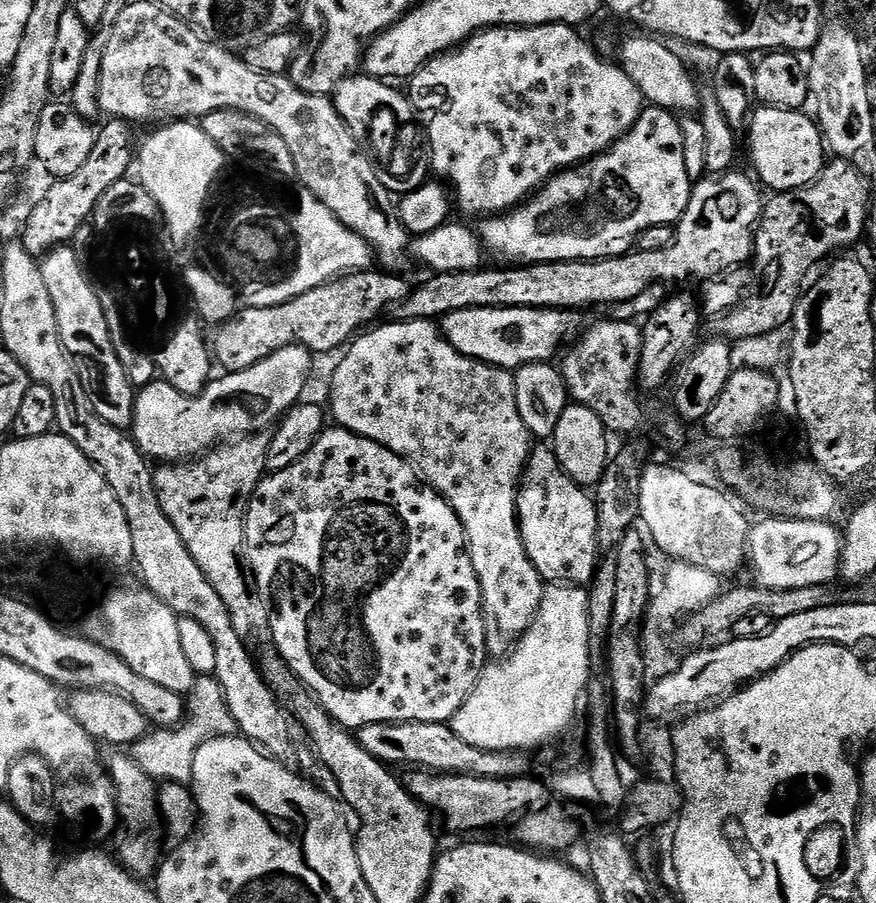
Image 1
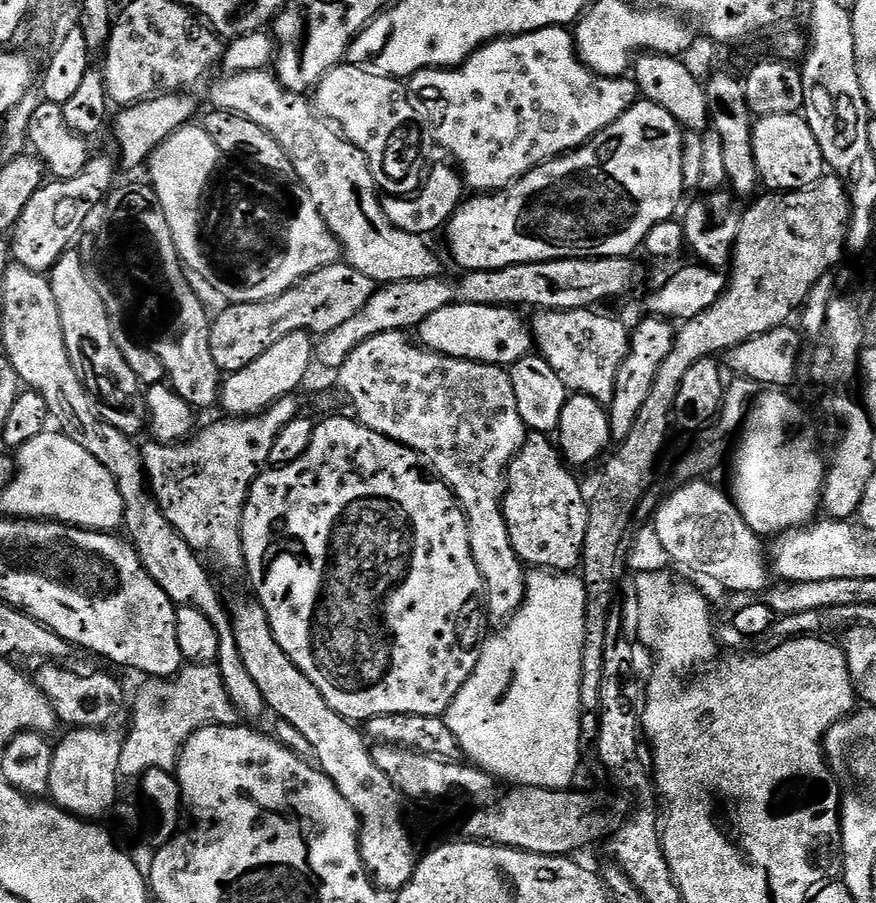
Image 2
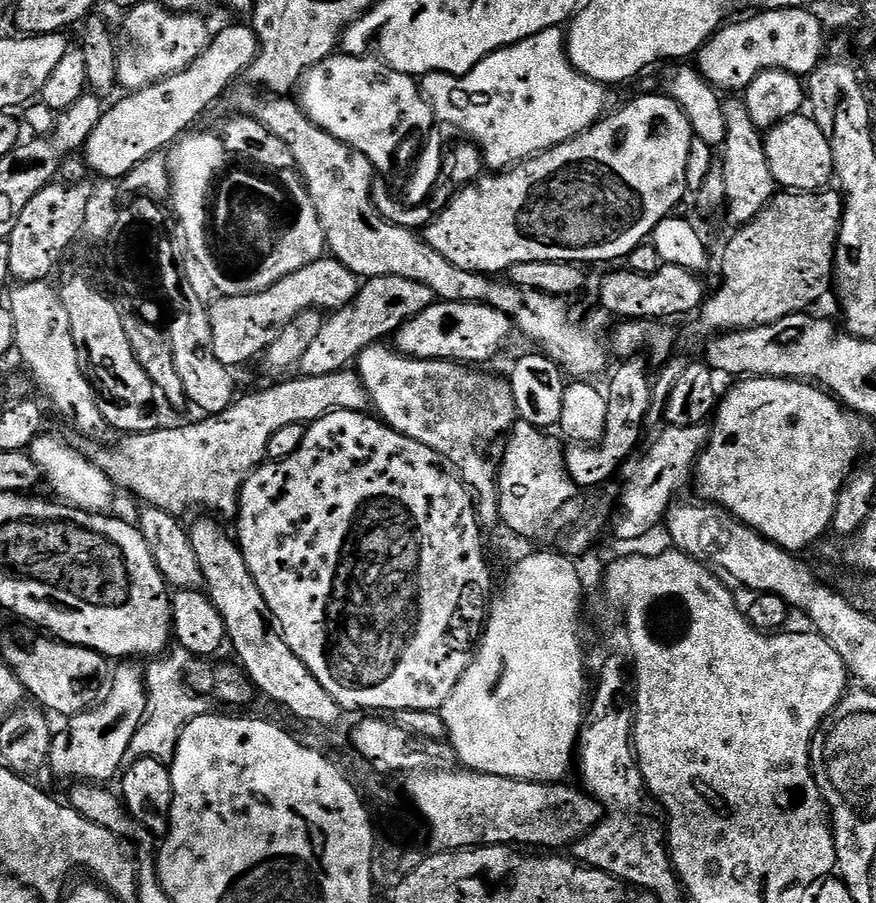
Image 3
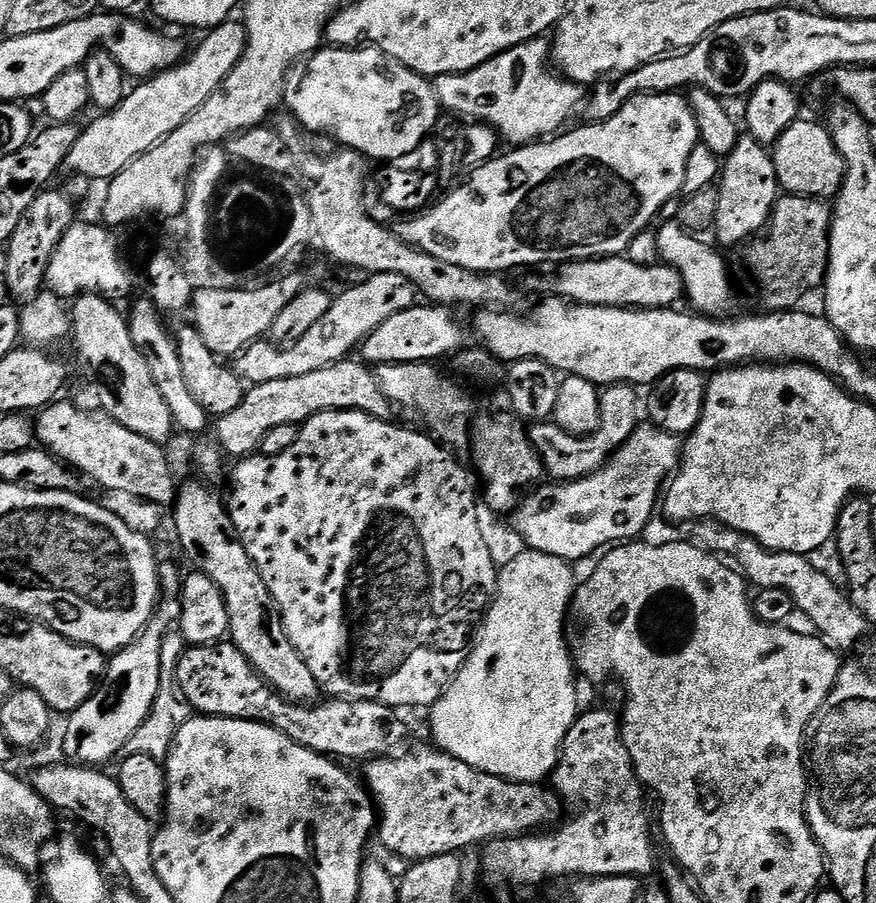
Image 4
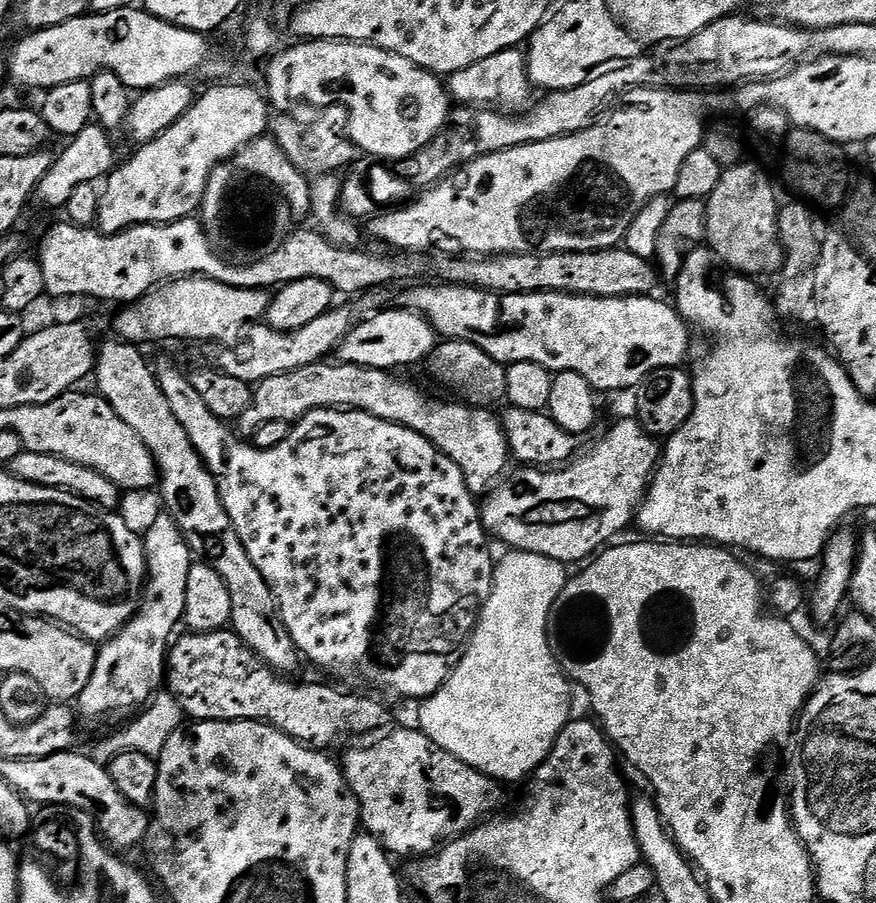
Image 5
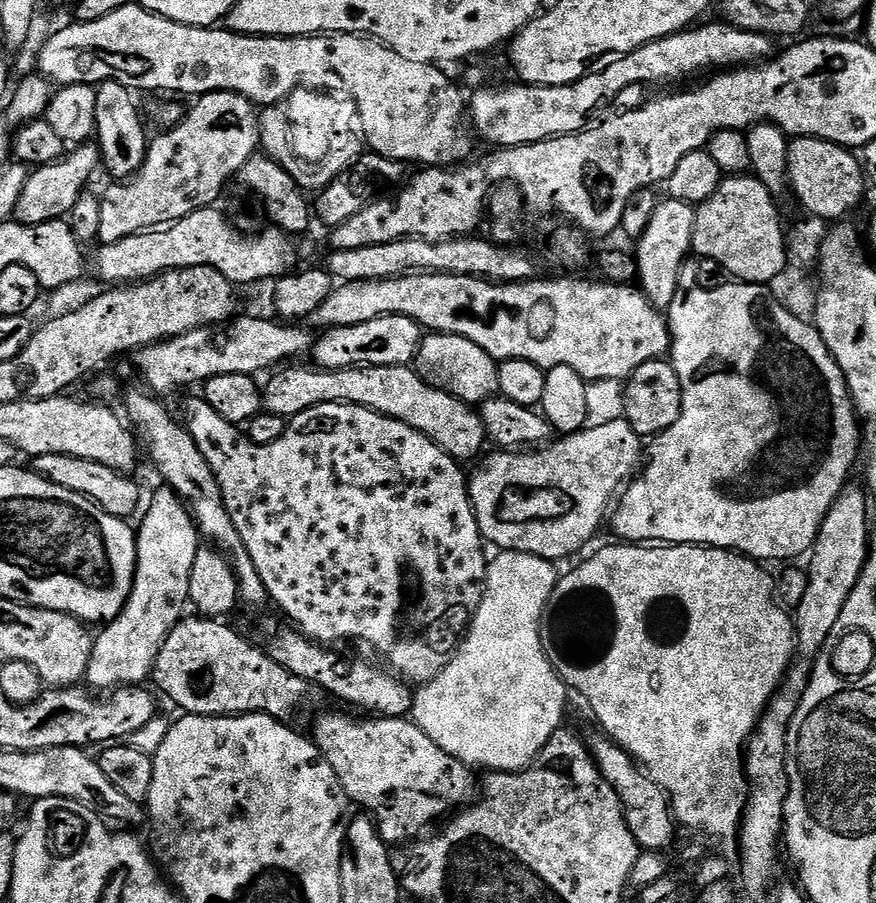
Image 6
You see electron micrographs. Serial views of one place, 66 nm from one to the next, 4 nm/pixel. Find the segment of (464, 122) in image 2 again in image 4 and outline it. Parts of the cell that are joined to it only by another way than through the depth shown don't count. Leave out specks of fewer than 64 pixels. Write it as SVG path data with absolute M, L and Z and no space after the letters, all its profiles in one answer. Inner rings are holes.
M544 38L527 40L525 44L514 46L469 72L435 77L434 87L436 96L447 111L449 108L460 116L469 116L466 117L469 121L487 124L501 141L509 140L509 145L512 146L523 146L559 133L565 127L563 124L575 112L581 111L586 100L586 92L581 85L561 78L550 67L550 44Z

